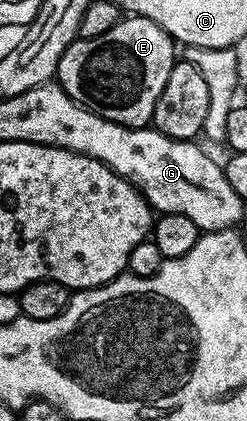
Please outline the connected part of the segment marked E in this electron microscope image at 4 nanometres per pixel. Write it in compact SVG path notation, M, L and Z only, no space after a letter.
M124 16L109 30L102 32L102 36L77 37L75 42L70 43L58 60L54 78L78 105L85 106L90 112L114 124L144 128L151 123L158 96L162 96L162 88L166 88L166 80L170 80L170 72L178 61L175 48L174 40L158 24L148 18Z

